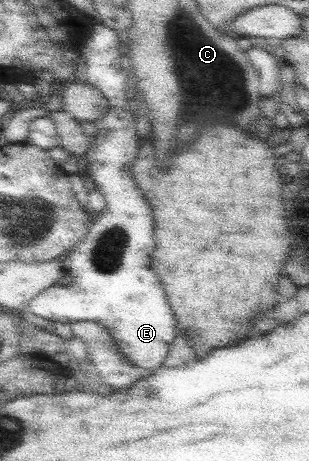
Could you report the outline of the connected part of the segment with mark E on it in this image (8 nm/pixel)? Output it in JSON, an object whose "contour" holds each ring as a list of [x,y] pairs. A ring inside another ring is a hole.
{"contour":[[[96,21],[95,26],[91,29],[87,39],[84,41],[80,53],[86,55],[86,66],[84,70],[87,72],[86,81],[90,82],[94,87],[97,87],[102,93],[108,98],[110,109],[109,112],[104,116],[102,120],[96,122],[95,132],[89,135],[87,132],[82,129],[79,125],[79,122],[74,118],[74,116],[63,109],[60,111],[51,112],[51,119],[54,121],[55,125],[58,129],[58,136],[60,136],[60,140],[62,140],[61,147],[66,150],[66,152],[72,154],[74,158],[85,158],[88,162],[88,174],[93,179],[94,184],[96,184],[96,189],[104,196],[104,200],[106,201],[106,206],[100,213],[99,217],[96,218],[96,221],[90,226],[89,232],[86,234],[85,239],[83,239],[77,246],[71,250],[67,255],[66,260],[66,269],[68,274],[71,275],[72,281],[65,287],[50,287],[45,289],[37,295],[30,303],[29,307],[26,311],[30,311],[34,313],[34,315],[38,315],[38,317],[43,317],[44,319],[48,319],[51,321],[60,321],[62,323],[74,323],[75,321],[80,320],[92,320],[100,323],[106,327],[106,329],[110,332],[111,338],[114,340],[115,345],[118,346],[120,353],[127,357],[136,367],[140,367],[143,371],[146,369],[148,371],[148,375],[150,375],[150,371],[154,371],[154,369],[158,369],[163,365],[164,360],[168,357],[170,346],[174,343],[176,336],[179,334],[177,319],[170,305],[167,293],[165,292],[162,280],[158,273],[154,271],[152,267],[152,257],[155,252],[155,219],[154,212],[152,211],[152,206],[150,206],[150,202],[146,200],[144,194],[142,194],[142,190],[138,188],[136,184],[136,180],[134,179],[134,174],[132,171],[132,167],[134,161],[136,160],[140,145],[141,139],[136,135],[137,131],[137,120],[136,117],[132,116],[132,112],[130,112],[130,108],[127,102],[126,90],[128,89],[128,72],[126,69],[122,68],[122,63],[120,62],[120,56],[126,52],[125,46],[121,43],[120,36],[115,29],[104,25],[101,21]]]}

